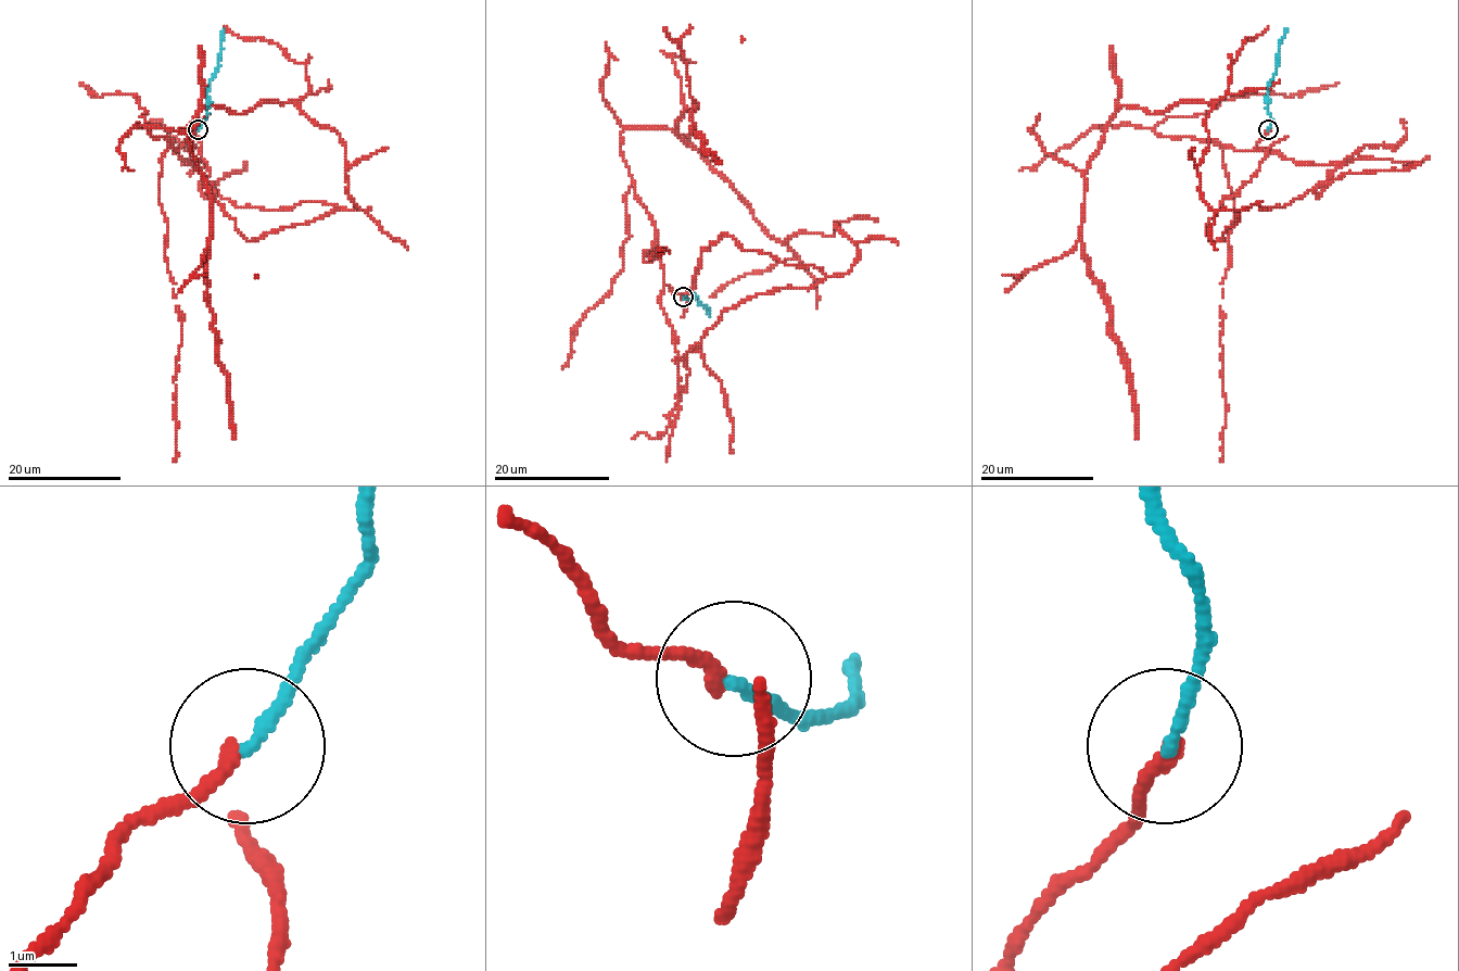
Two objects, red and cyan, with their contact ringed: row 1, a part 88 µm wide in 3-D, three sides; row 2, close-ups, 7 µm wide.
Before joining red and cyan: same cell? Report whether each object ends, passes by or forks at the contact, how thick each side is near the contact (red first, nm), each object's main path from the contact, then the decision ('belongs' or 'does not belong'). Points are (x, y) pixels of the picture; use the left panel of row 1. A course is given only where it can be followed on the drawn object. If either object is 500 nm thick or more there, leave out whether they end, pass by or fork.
red ends | cyan ends | 200/180 nm | red via (198, 129), (178, 150), (137, 126), (291, 101), (339, 136), (368, 209), (206, 194), (200, 151), (147, 122) | cyan via (198, 129), (207, 114), (208, 84), (217, 67), (225, 29) | belongs

